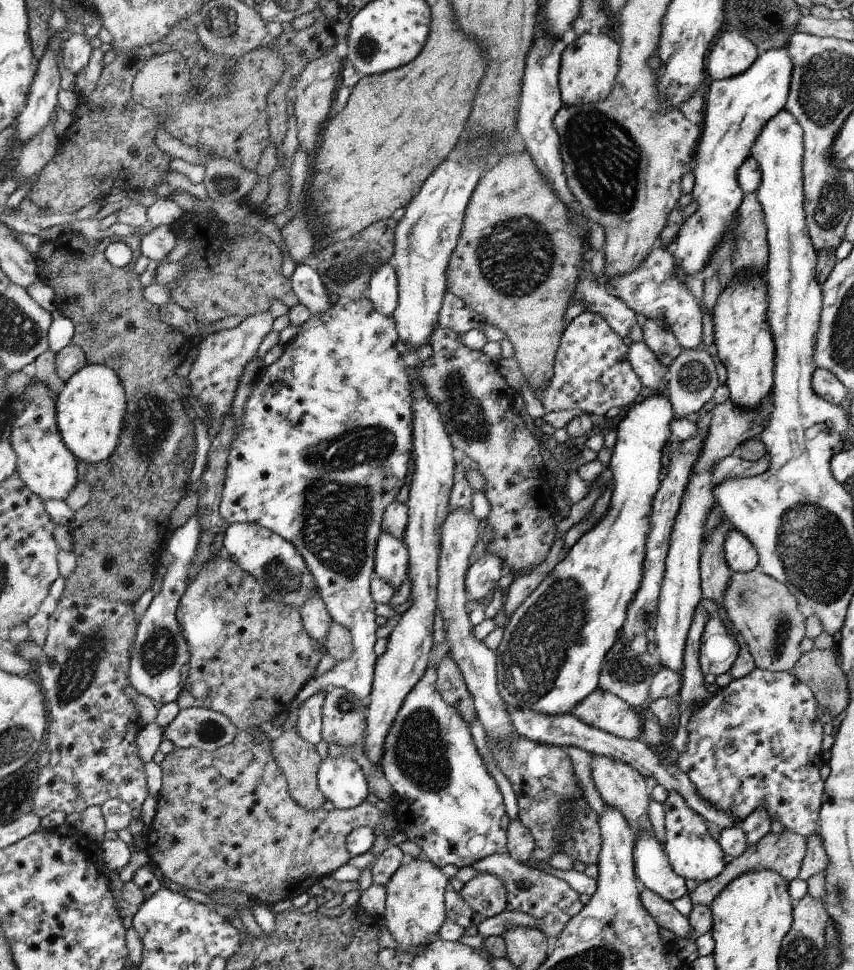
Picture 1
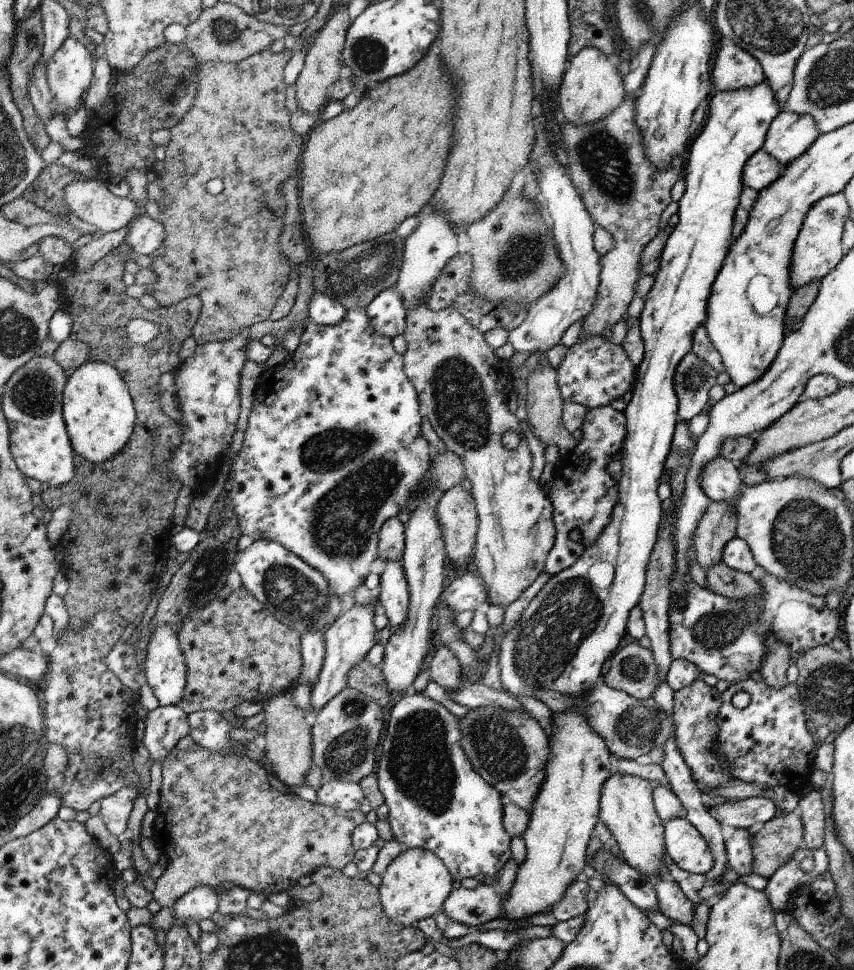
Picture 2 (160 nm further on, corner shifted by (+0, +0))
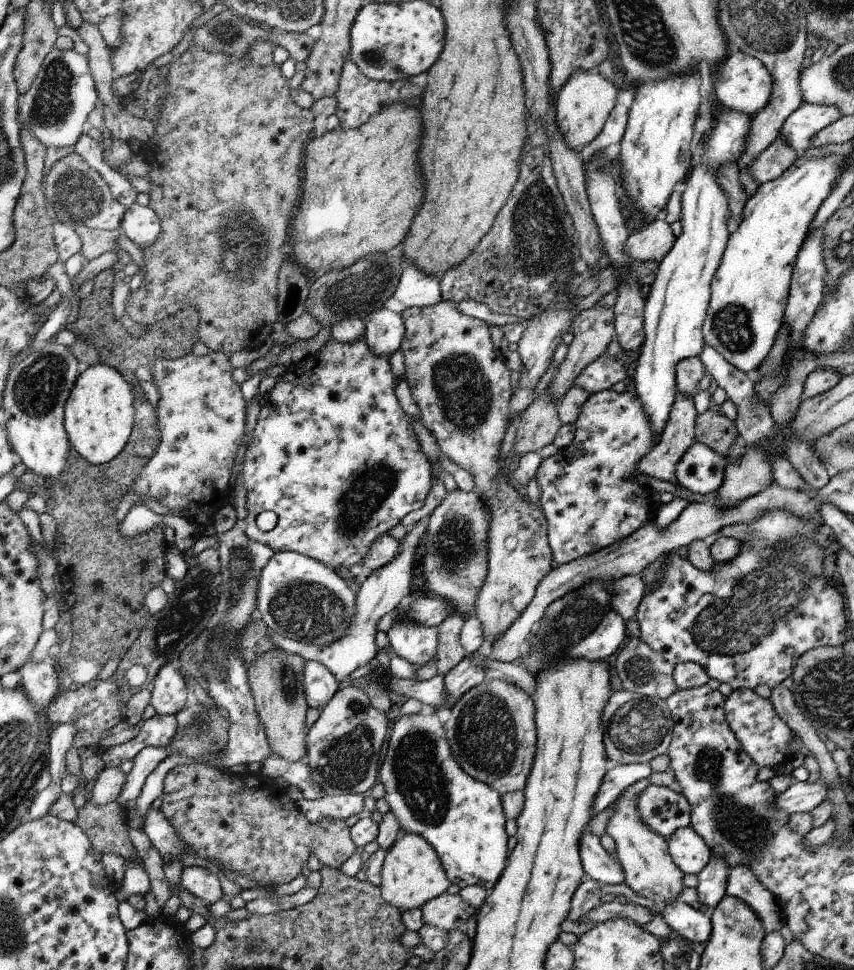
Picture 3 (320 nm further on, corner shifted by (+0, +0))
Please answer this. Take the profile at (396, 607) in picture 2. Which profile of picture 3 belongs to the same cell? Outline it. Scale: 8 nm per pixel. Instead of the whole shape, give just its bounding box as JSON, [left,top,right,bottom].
[387,616,438,668]

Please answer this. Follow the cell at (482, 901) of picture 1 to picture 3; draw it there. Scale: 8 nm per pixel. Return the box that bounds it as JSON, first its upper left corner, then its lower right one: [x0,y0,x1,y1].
[422,891,478,931]

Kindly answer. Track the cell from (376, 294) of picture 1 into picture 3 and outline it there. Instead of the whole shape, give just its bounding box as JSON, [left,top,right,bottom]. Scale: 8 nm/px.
[363,306,405,357]

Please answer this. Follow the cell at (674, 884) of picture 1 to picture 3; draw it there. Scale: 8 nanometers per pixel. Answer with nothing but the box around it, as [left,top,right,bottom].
[660,899,712,942]

